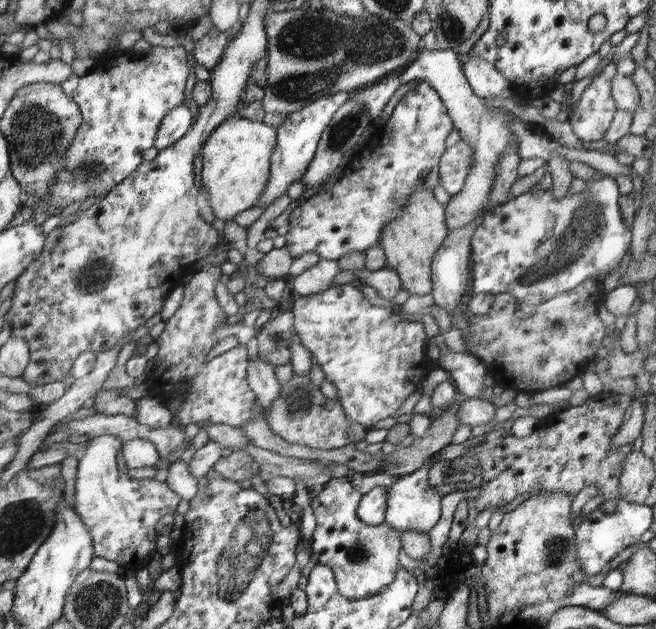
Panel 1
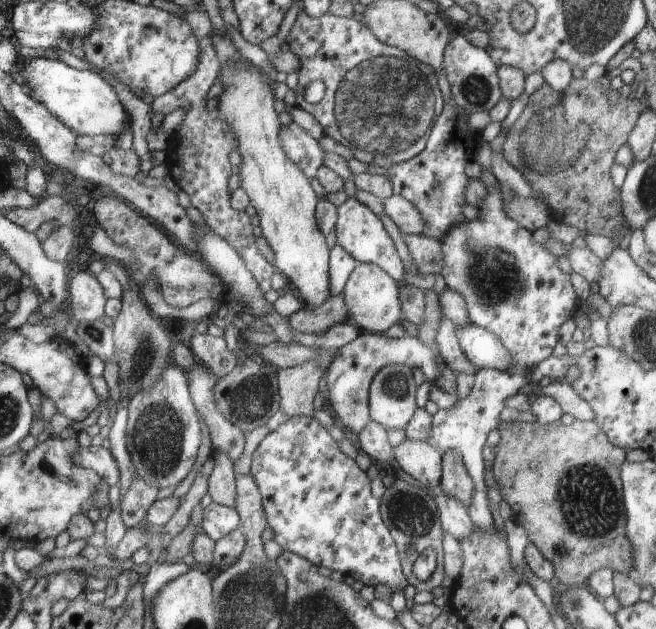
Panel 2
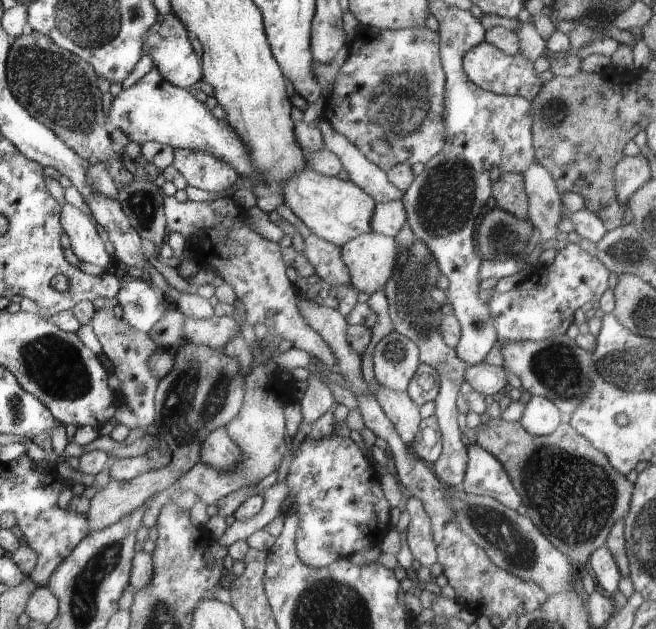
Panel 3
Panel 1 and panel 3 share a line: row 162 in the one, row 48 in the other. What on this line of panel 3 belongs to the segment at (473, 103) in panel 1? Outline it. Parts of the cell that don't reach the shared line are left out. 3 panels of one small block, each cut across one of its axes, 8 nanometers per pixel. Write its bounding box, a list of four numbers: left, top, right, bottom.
[464,43,542,102]

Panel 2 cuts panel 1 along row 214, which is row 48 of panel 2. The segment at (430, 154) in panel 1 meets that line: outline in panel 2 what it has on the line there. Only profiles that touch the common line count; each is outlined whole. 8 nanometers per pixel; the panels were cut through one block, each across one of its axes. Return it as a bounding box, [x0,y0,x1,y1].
[286,12,446,168]

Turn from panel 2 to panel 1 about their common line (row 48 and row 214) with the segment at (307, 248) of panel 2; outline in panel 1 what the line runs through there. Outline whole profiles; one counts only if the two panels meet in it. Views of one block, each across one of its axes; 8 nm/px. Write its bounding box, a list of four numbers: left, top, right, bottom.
[202,115,276,221]

